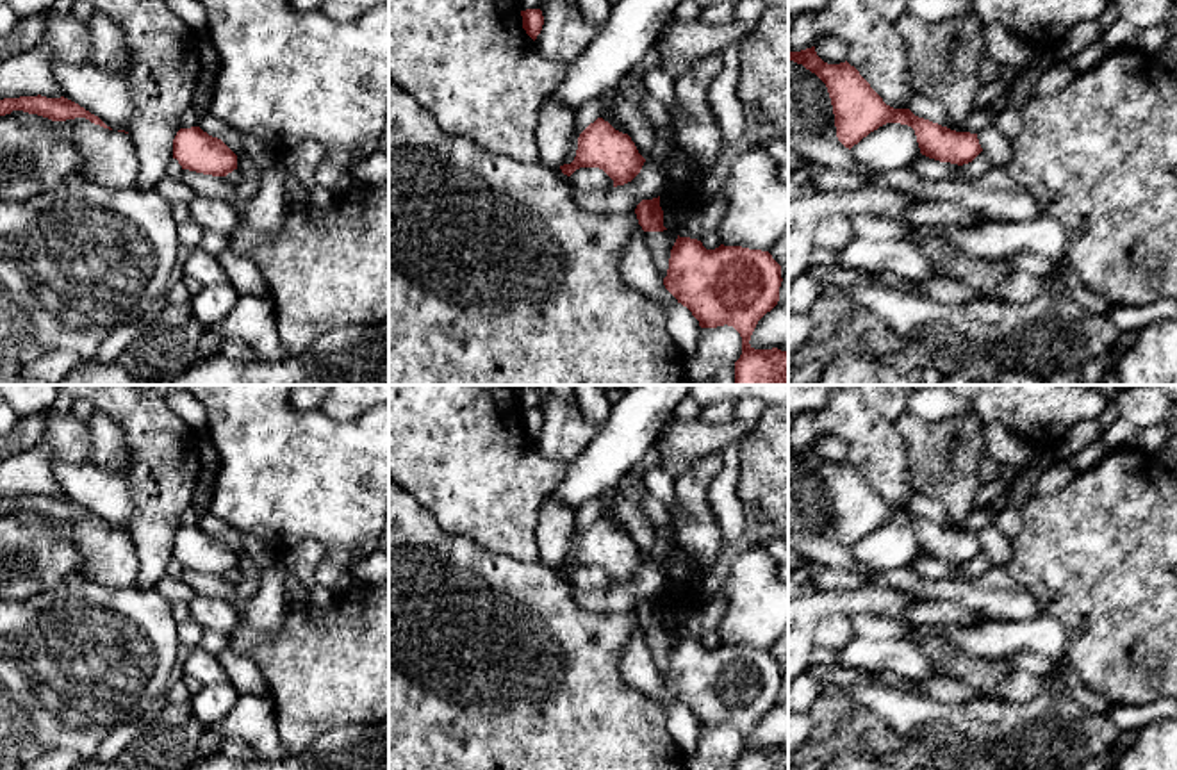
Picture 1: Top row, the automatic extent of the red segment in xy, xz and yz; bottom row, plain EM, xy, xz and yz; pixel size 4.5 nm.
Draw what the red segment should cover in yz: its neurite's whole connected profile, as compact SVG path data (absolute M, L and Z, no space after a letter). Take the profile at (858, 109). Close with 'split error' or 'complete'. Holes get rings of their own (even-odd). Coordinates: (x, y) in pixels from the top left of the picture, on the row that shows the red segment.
M815 46L788 52L788 59L802 64L826 84L833 105L836 137L849 150L879 127L901 123L915 130L920 153L929 159L963 166L983 152L977 134L956 132L918 118L910 109L886 105L847 61L827 64L817 55Z; complete

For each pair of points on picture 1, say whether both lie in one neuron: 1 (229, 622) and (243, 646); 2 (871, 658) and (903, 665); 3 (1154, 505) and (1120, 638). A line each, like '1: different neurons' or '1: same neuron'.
1: different neurons
2: same neuron
3: same neuron

